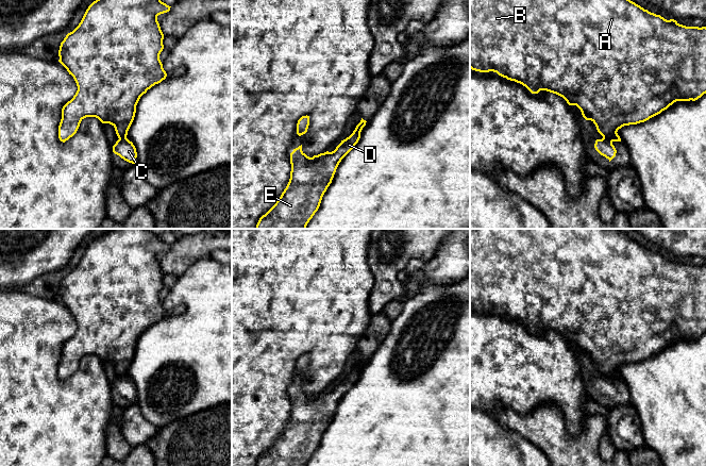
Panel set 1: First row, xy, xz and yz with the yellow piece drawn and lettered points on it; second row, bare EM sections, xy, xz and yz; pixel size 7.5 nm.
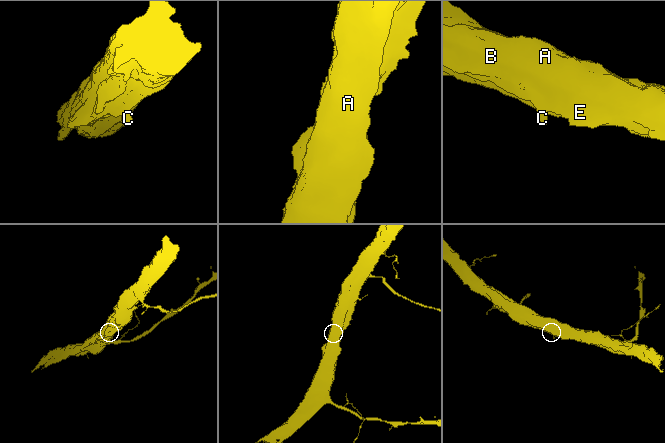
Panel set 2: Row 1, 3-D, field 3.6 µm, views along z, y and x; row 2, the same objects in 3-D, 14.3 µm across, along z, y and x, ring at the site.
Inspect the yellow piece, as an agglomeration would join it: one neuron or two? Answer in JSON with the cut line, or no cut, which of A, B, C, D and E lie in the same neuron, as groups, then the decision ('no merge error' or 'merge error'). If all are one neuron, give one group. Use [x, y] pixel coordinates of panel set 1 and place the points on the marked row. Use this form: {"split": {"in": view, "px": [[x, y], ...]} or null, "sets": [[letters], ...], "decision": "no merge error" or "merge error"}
{"split": {"in": "yz", "px": [[603, 137], [611, 142]]}, "sets": [["A", "B", "D", "E"], ["C"]], "decision": "merge error"}

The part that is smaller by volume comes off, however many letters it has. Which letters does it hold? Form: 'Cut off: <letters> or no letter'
Cut off: C

